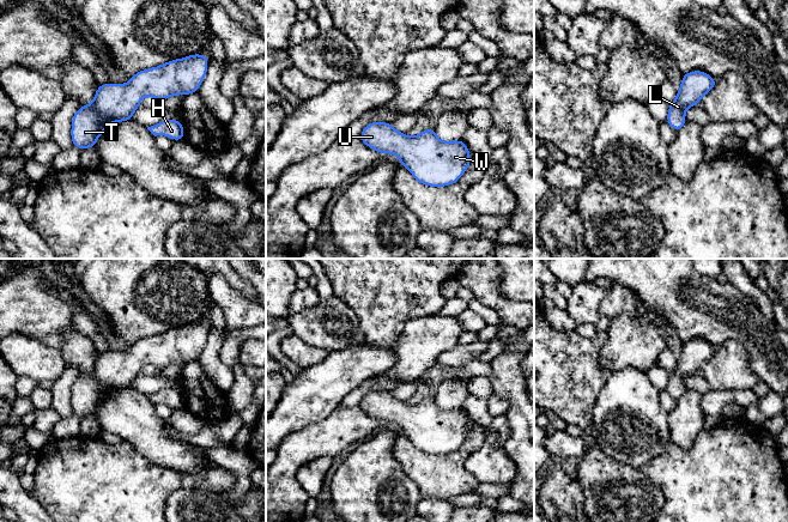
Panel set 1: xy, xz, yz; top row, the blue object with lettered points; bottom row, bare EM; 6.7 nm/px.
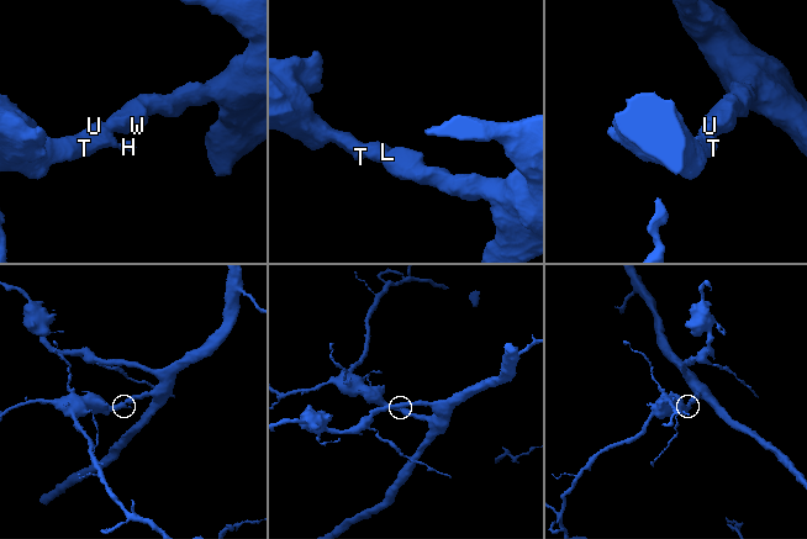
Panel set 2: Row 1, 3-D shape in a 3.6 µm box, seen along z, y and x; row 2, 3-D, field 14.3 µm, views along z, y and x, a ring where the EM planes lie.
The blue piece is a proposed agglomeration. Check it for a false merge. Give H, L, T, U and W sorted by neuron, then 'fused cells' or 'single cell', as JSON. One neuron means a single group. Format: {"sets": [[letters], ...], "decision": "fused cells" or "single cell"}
{"sets": [["H", "L", "T", "U", "W"]], "decision": "single cell"}

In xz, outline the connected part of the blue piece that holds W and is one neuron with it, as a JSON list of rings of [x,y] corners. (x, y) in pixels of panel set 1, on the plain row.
[[[369,390],[359,407],[378,421],[398,423],[399,433],[407,436],[417,451],[429,455],[456,451],[471,432],[467,413],[462,408],[441,409],[434,395],[407,405],[390,390]]]

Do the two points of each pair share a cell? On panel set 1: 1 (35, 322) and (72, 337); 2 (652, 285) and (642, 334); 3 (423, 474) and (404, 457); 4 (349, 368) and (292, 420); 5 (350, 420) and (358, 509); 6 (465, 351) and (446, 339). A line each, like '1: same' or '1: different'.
1: different
2: different
3: same
4: same
5: different
6: different

